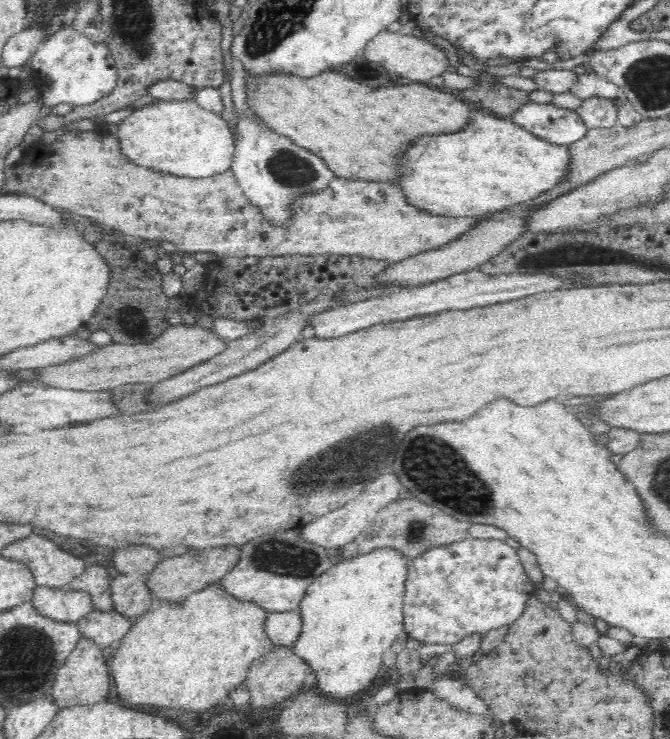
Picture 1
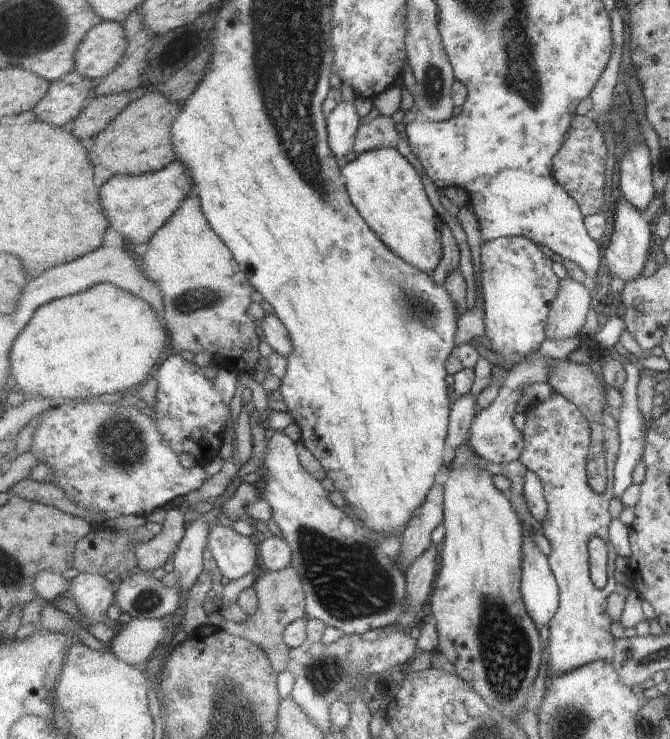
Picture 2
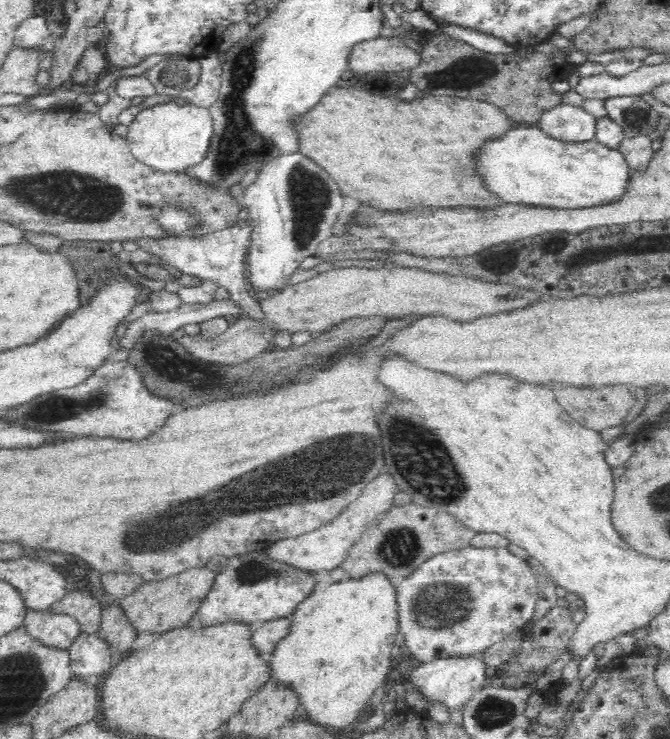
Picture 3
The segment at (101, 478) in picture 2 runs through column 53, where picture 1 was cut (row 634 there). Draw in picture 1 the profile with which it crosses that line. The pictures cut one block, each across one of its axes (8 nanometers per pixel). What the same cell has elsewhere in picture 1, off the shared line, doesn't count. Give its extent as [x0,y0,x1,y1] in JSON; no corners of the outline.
[403,537,535,644]

